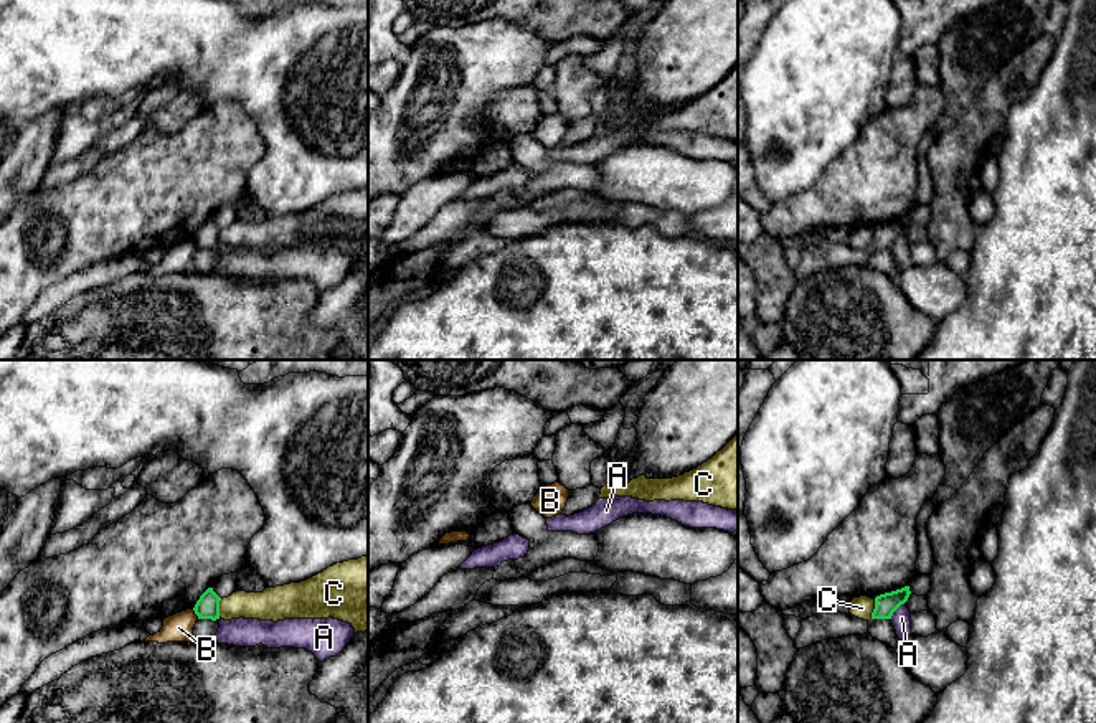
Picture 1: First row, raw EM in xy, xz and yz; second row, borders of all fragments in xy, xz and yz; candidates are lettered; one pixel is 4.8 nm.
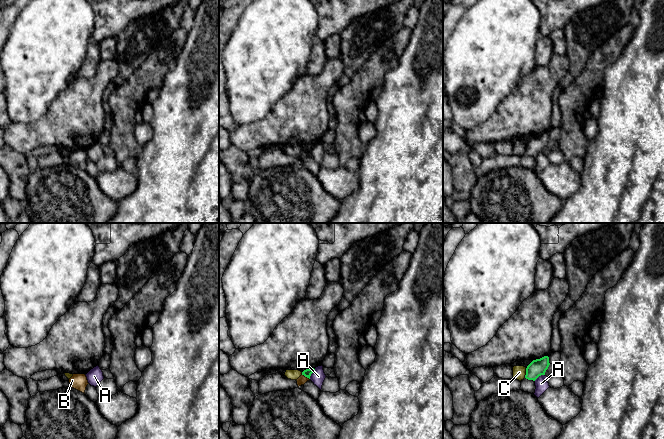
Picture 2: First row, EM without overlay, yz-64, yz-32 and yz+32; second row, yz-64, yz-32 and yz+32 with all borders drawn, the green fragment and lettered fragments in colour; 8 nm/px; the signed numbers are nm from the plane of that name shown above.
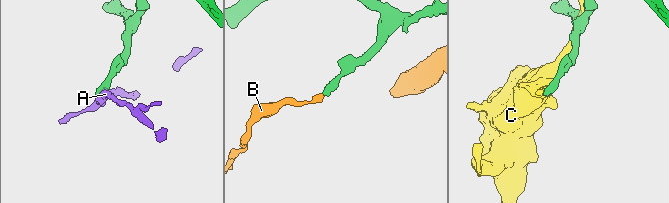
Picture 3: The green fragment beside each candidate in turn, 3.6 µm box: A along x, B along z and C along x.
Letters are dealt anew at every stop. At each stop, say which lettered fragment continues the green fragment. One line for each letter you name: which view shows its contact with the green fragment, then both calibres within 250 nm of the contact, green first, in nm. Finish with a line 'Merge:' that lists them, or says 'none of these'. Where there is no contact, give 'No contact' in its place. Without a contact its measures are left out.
Merge: none of these

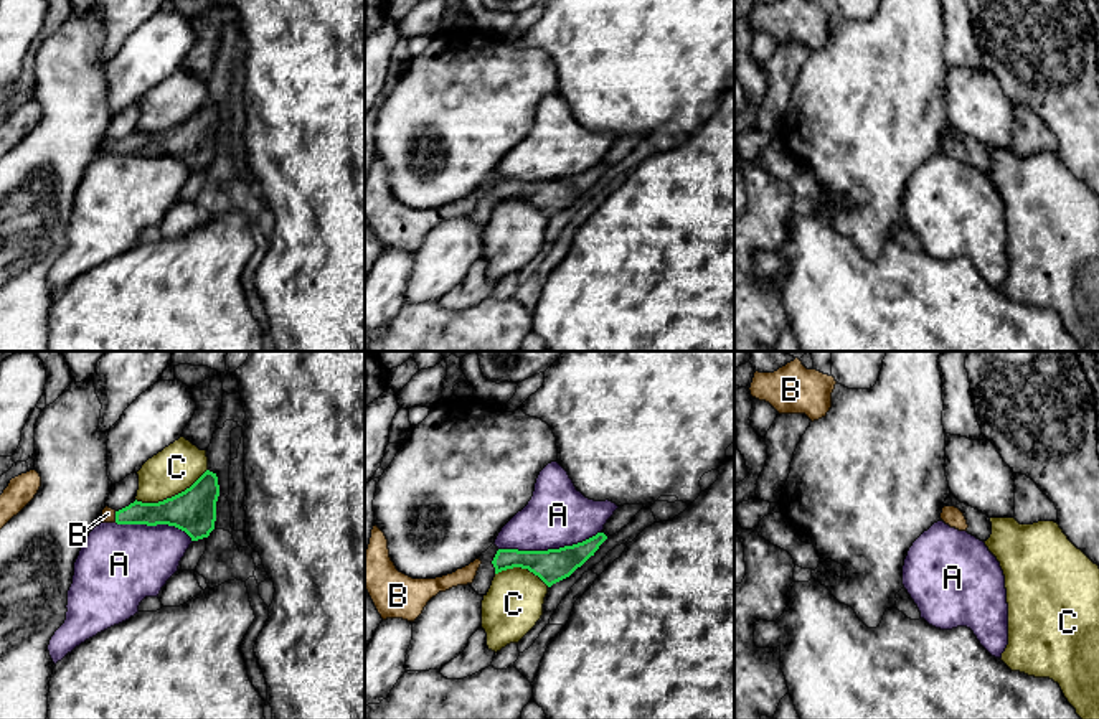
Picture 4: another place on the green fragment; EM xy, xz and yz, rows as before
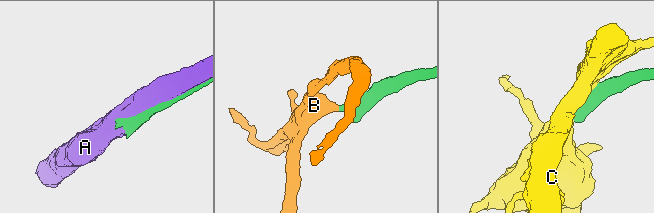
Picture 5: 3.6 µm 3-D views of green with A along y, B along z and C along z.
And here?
B: Touches green in xy. Thickness 120 nm (green) against 60 nm
Merge: B

